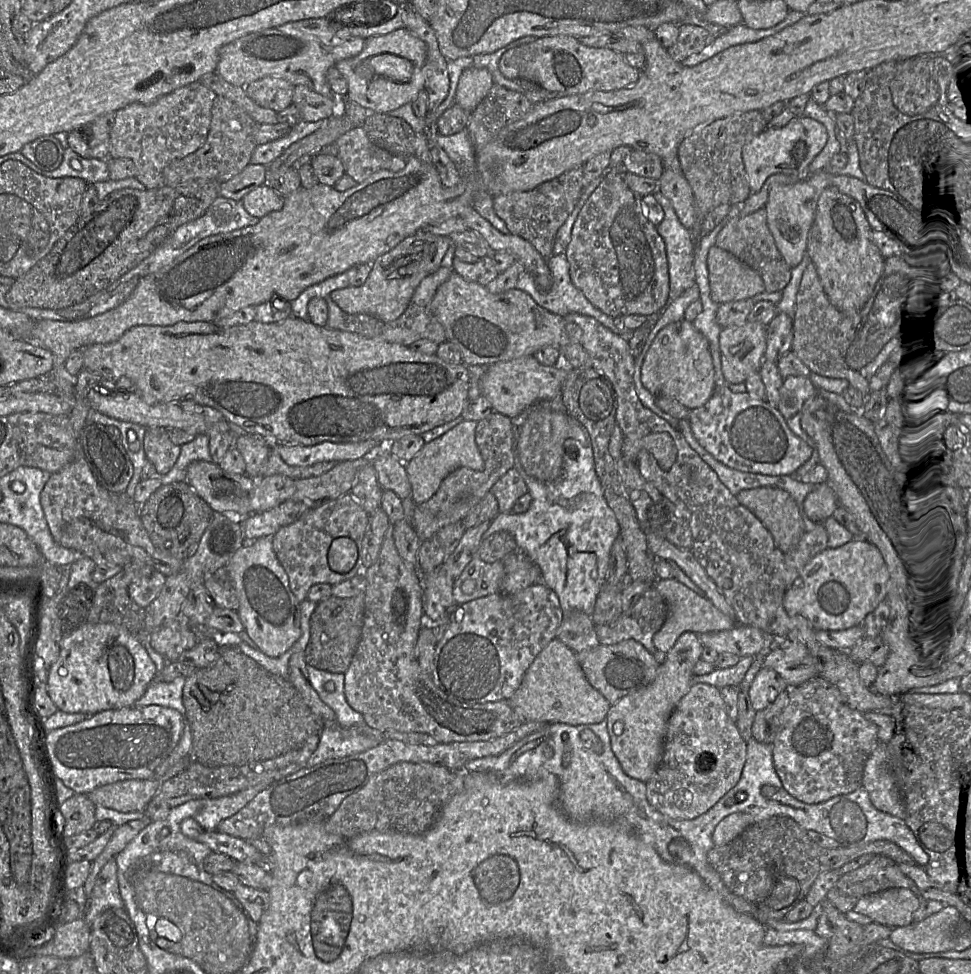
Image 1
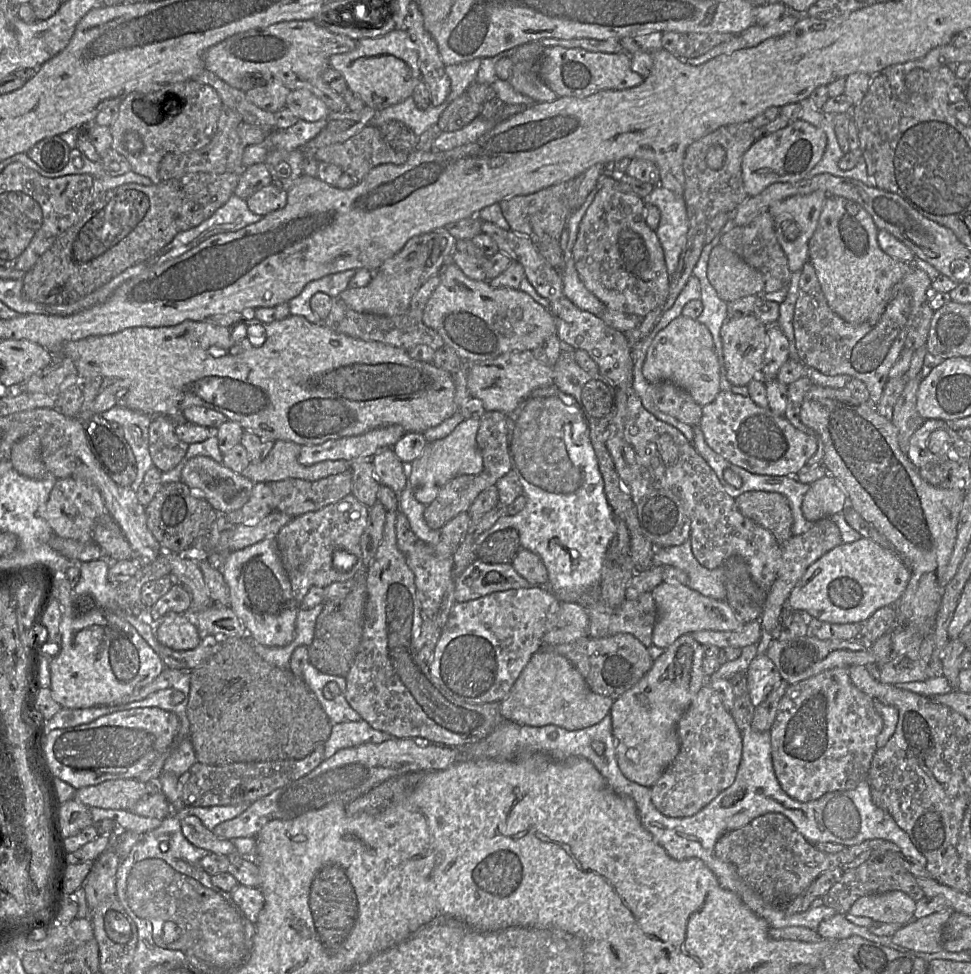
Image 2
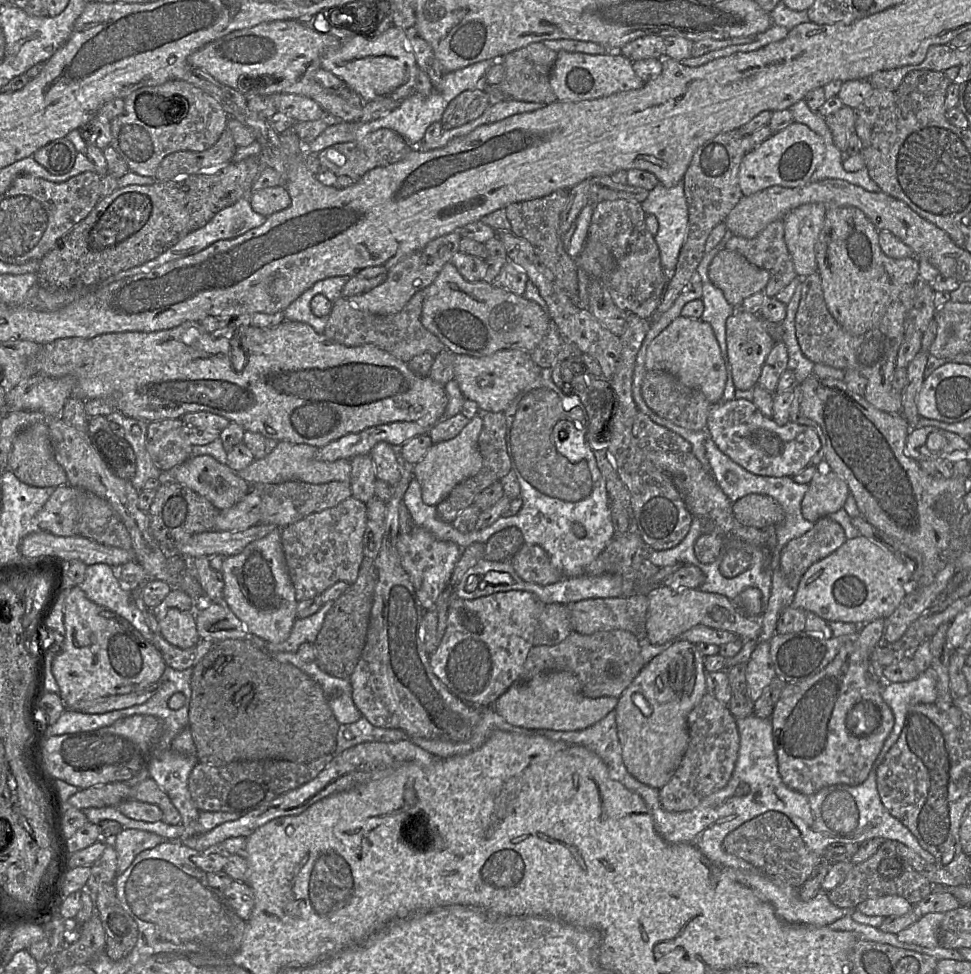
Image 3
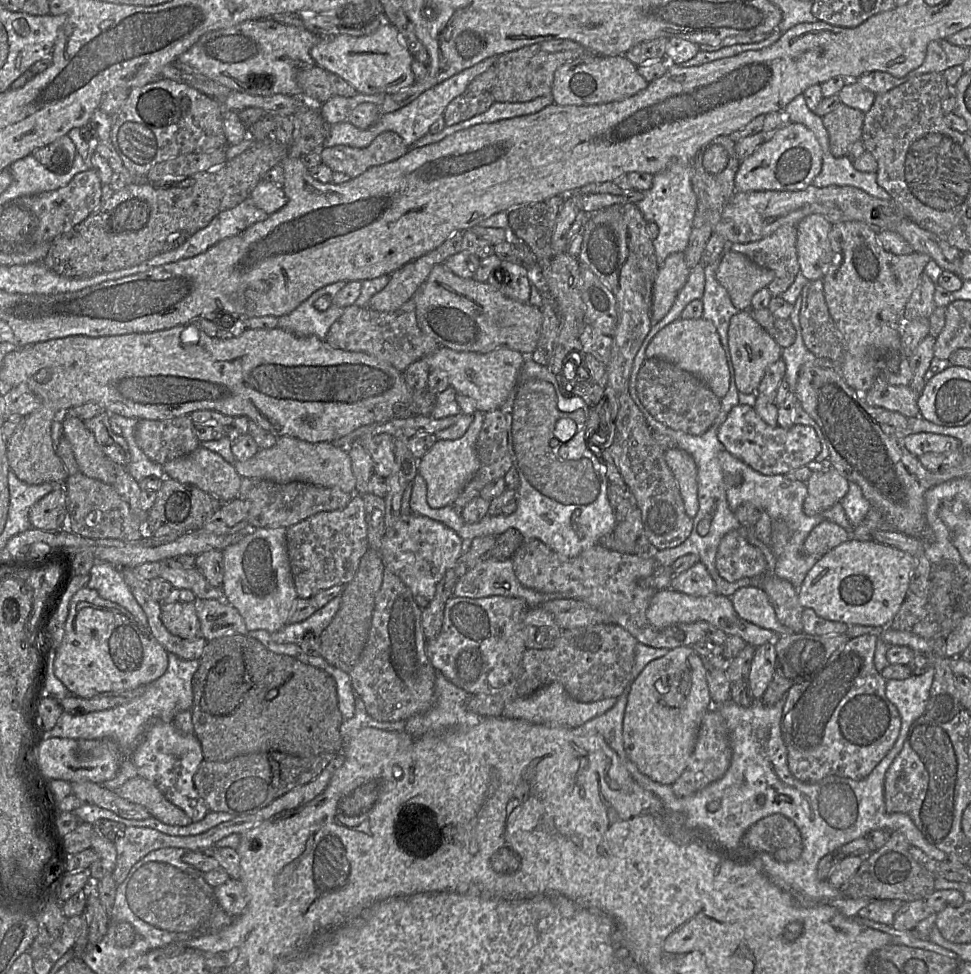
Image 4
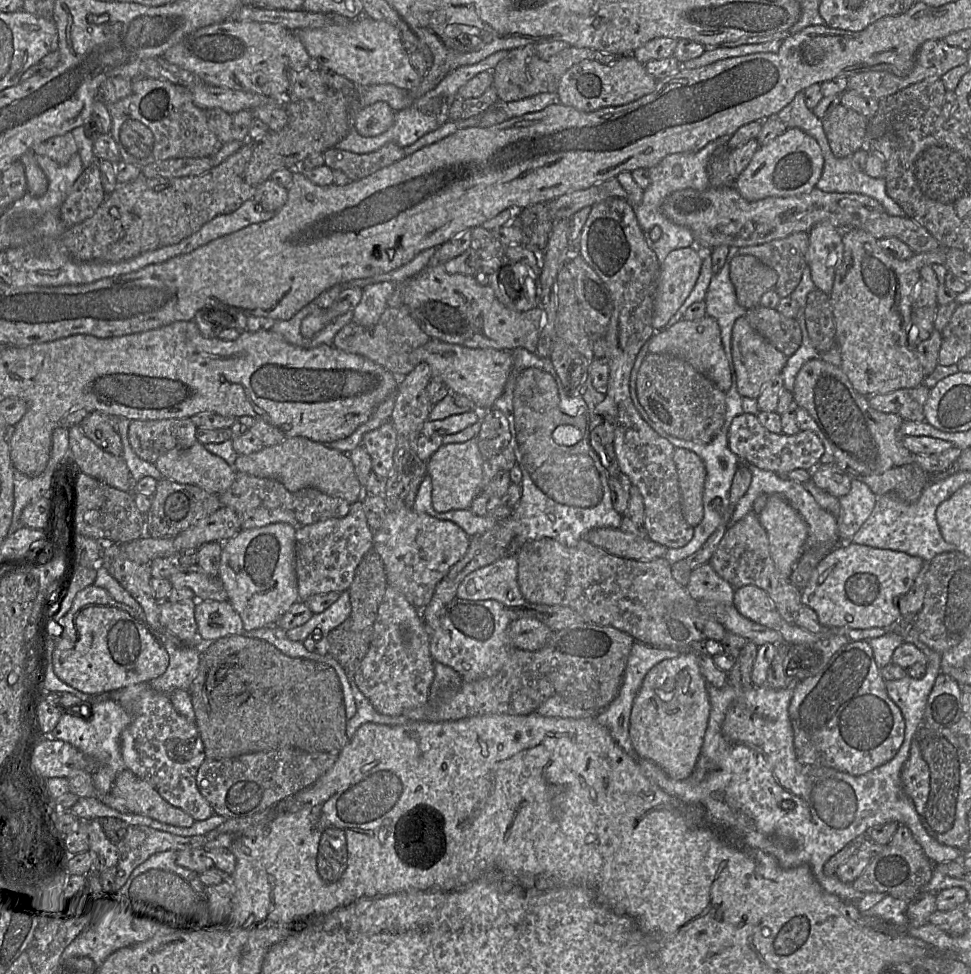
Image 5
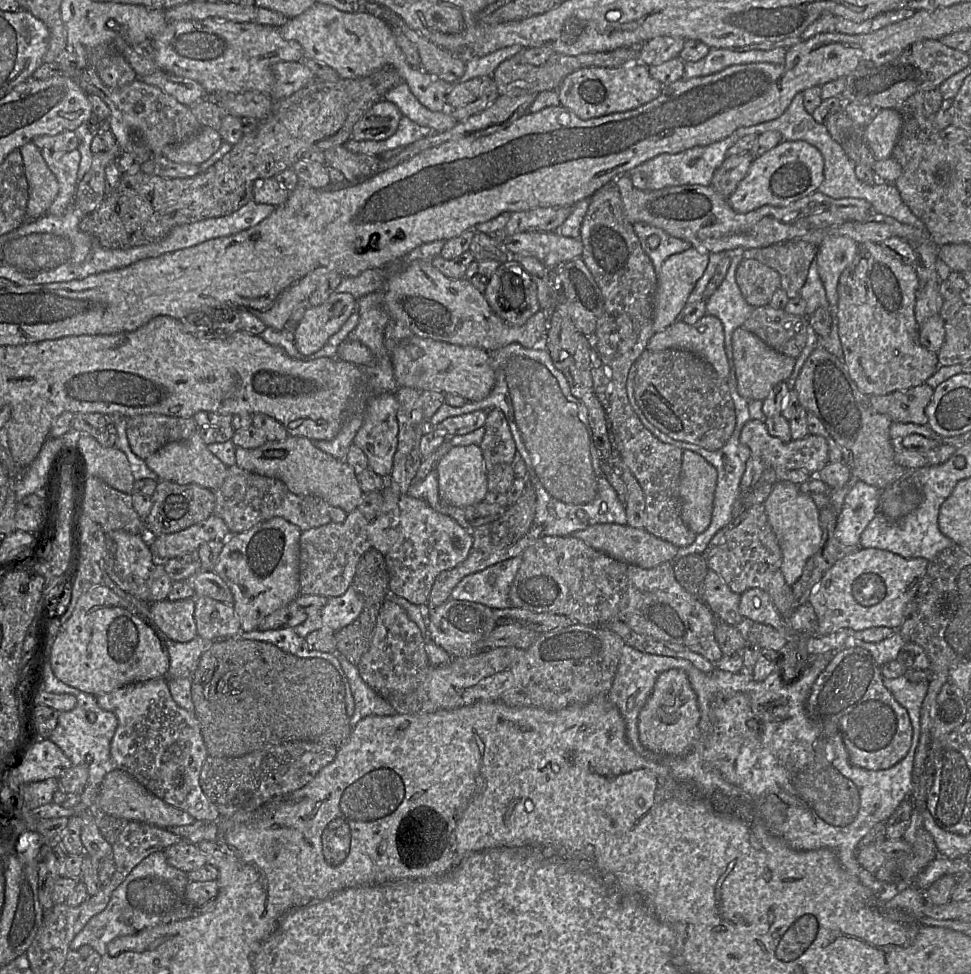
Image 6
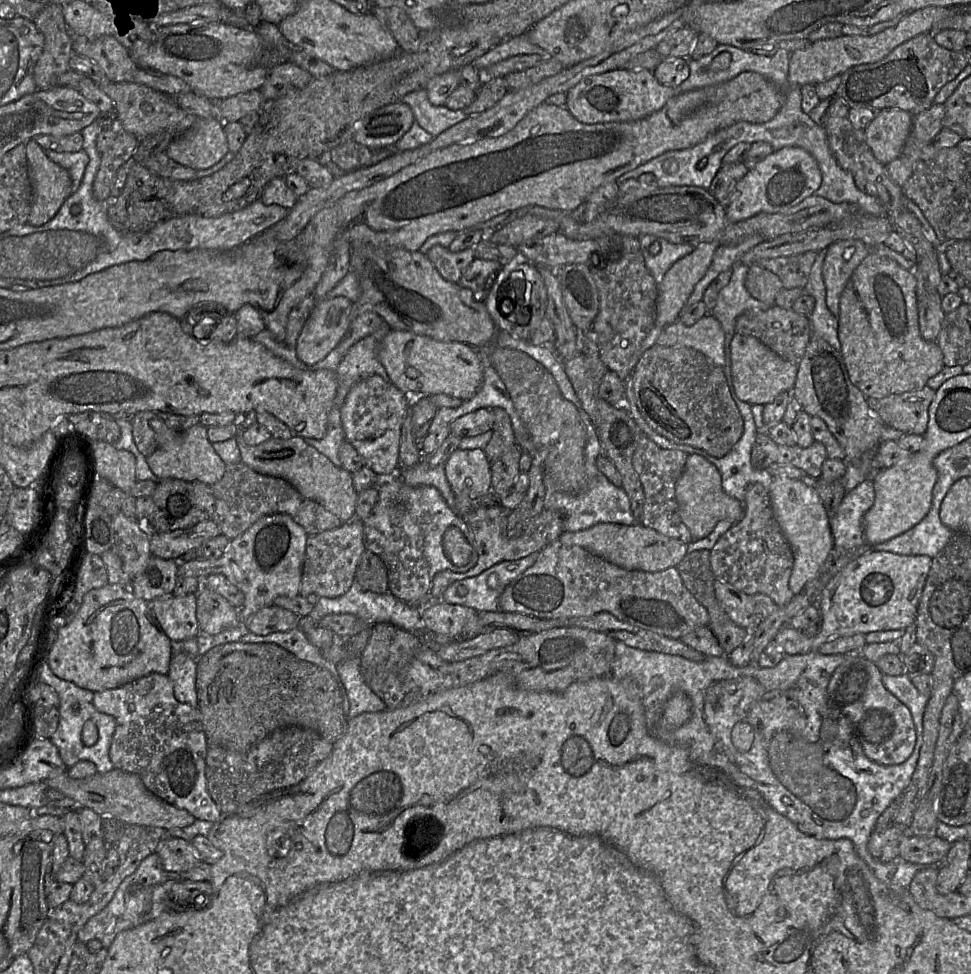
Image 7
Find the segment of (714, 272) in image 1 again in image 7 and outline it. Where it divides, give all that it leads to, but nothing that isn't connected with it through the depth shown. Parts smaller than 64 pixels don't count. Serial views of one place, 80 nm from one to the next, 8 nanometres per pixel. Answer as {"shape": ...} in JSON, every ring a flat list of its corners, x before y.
{"shape":[[757,263,748,266,745,287,753,298,768,305,775,305,776,295,783,288,777,275]]}

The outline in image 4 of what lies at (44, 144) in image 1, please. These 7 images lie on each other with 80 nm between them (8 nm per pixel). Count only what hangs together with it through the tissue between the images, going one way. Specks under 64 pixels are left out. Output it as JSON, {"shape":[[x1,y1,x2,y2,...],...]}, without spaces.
{"shape":[[64,135,54,142,35,150,33,157,51,172,63,175,69,172,77,151,73,141]]}

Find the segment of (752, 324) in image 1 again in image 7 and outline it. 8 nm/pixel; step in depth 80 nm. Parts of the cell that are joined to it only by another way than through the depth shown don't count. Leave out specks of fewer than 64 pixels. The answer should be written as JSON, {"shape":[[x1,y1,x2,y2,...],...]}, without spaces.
{"shape":[[735,333,731,341,732,381,736,396,750,405,772,403,783,392,791,392,798,366,783,359,757,338]]}

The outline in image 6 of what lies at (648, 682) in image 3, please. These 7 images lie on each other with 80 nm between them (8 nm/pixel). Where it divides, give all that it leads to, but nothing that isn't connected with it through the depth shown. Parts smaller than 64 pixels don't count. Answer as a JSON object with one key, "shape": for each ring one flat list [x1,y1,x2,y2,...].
{"shape":[[670,669,661,673,638,716,642,746,654,754,685,756,699,737,700,711,697,696,685,672]]}

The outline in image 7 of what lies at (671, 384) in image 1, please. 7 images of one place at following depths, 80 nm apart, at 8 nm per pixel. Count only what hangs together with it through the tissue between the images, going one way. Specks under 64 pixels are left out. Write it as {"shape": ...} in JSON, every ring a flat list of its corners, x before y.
{"shape":[[706,314,692,326,686,326,678,320,666,326,659,335,656,345,692,348,723,368,725,366,724,340,725,334,720,322,711,314]]}

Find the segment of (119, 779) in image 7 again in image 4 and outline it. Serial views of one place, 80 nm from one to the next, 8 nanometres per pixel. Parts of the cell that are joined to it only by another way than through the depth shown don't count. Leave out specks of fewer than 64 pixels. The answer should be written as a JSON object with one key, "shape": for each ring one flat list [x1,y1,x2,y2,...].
{"shape":[[137,776,129,779,115,793,132,803,146,808,152,817,171,826,188,826,191,819,172,804,151,781]]}

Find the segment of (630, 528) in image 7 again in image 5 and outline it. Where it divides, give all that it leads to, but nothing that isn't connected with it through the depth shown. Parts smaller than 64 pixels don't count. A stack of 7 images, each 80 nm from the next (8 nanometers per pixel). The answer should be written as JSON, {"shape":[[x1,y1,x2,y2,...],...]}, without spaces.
{"shape":[[595,528,588,531,583,539,612,555,638,561,664,558,668,550,648,537,625,533,619,528]]}

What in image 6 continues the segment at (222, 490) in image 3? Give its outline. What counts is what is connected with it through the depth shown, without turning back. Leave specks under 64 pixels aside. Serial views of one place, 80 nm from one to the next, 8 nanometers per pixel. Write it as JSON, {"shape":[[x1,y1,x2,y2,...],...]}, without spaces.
{"shape":[[198,430,185,440,164,445,146,458,146,464,156,473,158,481,171,481,180,485,194,483,211,490,222,485,229,468,208,449]]}

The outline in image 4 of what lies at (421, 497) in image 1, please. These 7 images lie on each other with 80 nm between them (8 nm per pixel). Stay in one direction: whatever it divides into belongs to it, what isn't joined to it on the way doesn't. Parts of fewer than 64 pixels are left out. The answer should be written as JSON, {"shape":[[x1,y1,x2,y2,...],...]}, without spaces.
{"shape":[[475,411,472,423,465,434,455,440,437,440,431,449,418,462,418,474,427,483,427,502,432,508,453,505,465,485,480,468,477,455,477,439,480,433,484,412]]}

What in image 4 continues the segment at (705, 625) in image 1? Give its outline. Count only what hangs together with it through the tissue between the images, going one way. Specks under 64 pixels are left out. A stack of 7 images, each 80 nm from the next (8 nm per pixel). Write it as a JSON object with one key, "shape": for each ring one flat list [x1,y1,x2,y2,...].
{"shape":[[671,588,661,589,655,592,651,598,646,612,648,621,657,628,664,628,677,623,693,623,706,621,714,627,722,630,728,636,737,635,747,644,758,647,767,642,773,642,778,636,775,632,759,627,741,618,734,609,730,597,712,593,707,596,691,596]]}

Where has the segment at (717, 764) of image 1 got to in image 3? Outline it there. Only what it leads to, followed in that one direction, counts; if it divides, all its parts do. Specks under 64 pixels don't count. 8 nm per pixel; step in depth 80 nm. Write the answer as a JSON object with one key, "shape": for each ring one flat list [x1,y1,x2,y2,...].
{"shape":[[706,693,687,717,689,742,683,759,669,780,659,789,662,808,668,812,692,810,710,794,724,788,729,782,738,758,740,736,736,718,728,706]]}

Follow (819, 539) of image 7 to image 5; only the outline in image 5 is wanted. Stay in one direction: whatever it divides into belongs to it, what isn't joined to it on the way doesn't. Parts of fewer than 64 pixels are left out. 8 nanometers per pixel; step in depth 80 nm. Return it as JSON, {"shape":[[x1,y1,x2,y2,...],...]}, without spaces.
{"shape":[[770,495,759,514,767,532,775,567,785,578,804,553,808,527,800,514,781,495]]}

